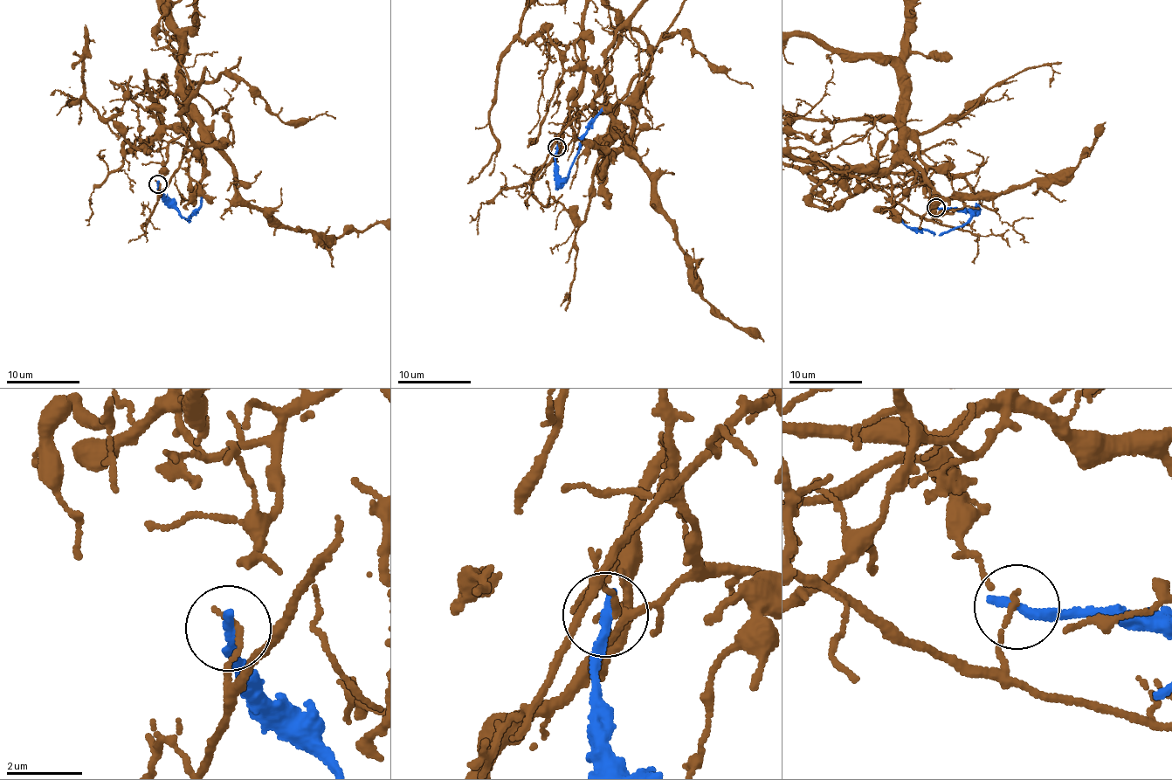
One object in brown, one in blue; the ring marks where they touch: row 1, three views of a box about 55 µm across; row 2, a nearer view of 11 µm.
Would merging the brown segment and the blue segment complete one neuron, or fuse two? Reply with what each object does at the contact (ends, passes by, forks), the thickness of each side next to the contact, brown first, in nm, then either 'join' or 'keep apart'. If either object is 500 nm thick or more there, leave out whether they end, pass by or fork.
brown ends; blue ends; calibres 170 and 300 nm; keep apart

